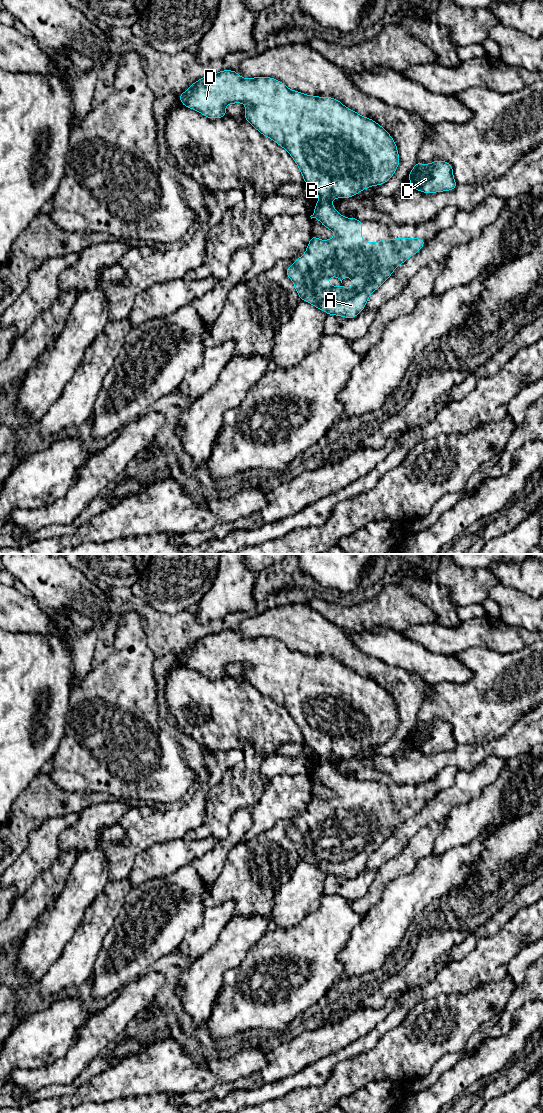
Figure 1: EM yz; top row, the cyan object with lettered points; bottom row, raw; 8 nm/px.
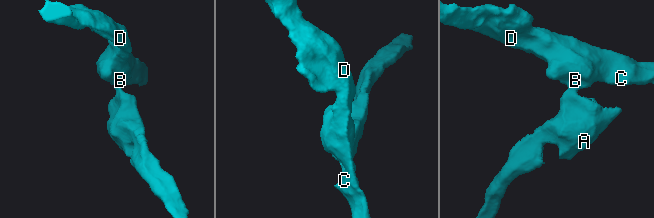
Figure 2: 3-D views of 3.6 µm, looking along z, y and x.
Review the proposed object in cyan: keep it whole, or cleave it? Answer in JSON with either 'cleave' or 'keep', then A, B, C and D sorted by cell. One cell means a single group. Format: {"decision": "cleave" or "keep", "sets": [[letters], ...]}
{"decision": "cleave", "sets": [["A"], ["B", "C", "D"]]}

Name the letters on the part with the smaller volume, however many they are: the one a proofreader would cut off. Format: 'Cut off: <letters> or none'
Cut off: A

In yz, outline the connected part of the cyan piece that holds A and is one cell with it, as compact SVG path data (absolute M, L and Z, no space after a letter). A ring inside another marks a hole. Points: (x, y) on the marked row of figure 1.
M320 199L310 217L317 218L324 227L333 230L335 237L323 241L312 235L306 252L301 258L296 258L293 265L287 267L286 274L294 283L300 300L324 310L327 315L355 318L365 308L369 296L392 275L394 269L420 251L426 242L421 238L406 237L392 240L383 238L379 243L363 243L362 221L343 217L328 200ZM331 276L339 278L341 283L350 276L352 288L348 290L342 284L339 287L331 286L326 281Z

